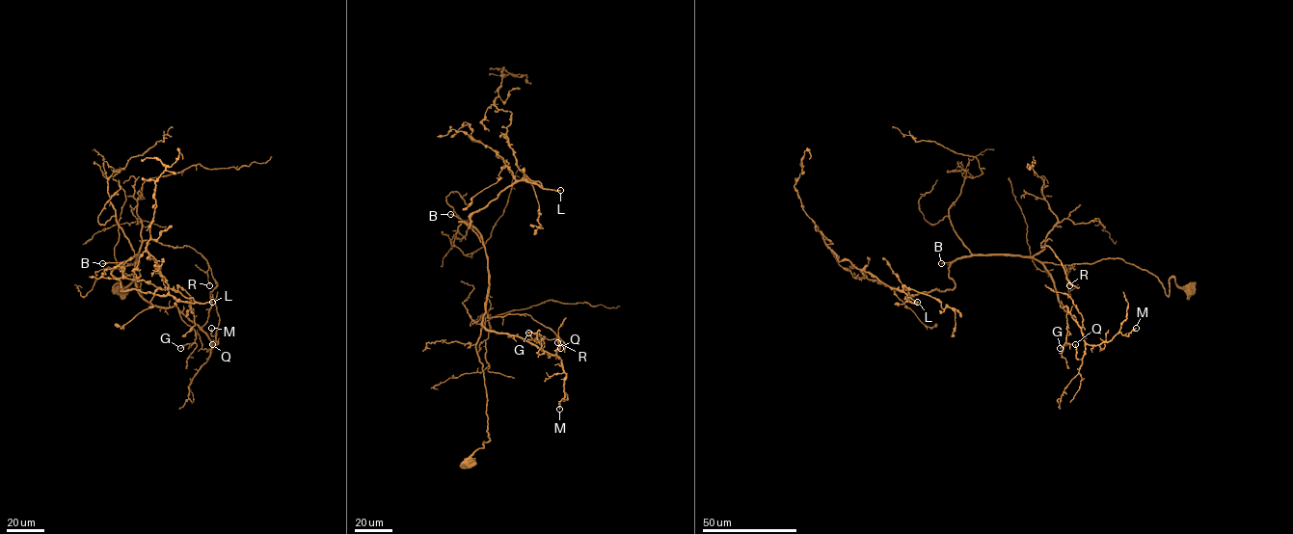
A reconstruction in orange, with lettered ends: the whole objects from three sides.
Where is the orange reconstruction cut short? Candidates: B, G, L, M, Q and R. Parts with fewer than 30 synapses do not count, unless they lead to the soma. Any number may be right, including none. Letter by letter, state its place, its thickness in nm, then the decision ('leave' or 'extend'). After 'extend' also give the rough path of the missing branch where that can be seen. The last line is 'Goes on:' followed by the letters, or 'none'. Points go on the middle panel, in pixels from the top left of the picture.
B: place (450, 214); calibre 260 nm; extend; course (450, 214), (435, 211), (413, 215), (404, 205), (407, 209), (404, 217), (397, 215)
G: place (528, 333); calibre 180 nm; leave
L: place (560, 190); calibre 280 nm; extend; course (560, 190), (620, 157), (643, 138), (643, 92), (624, 65), (614, 65), (609, 73), (624, 75)
M: place (559, 409); calibre 110 nm; leave
Q: place (560, 348); calibre 200 nm; leave
R: place (557, 342); calibre 160 nm; leave
Goes on: B, L

